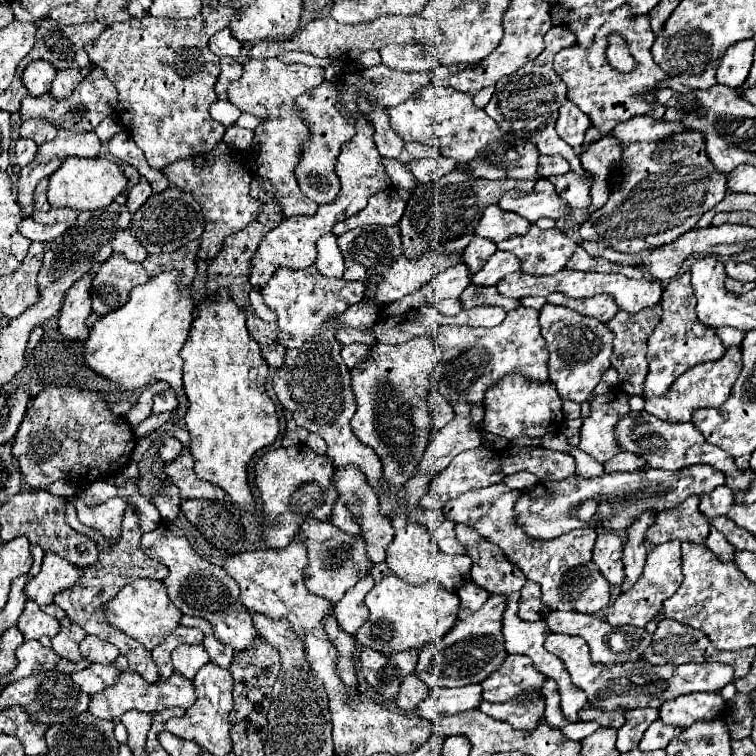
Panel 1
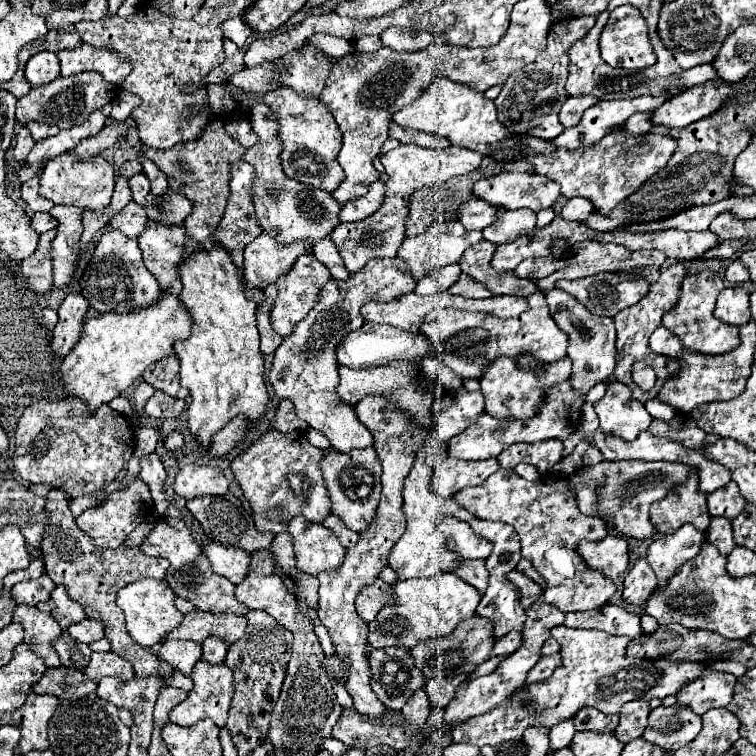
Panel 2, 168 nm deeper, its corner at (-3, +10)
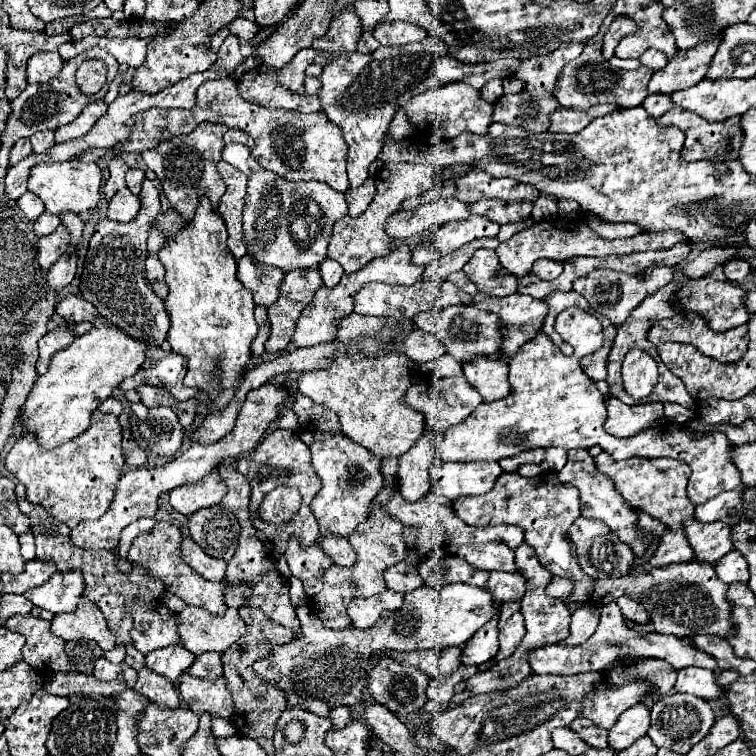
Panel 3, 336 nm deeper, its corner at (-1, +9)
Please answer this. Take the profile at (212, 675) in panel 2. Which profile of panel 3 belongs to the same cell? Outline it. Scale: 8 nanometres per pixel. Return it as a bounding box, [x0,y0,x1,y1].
[178,673,234,717]

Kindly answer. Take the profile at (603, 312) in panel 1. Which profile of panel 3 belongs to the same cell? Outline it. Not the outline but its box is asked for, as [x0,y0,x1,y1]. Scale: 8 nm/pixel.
[572,267,674,327]

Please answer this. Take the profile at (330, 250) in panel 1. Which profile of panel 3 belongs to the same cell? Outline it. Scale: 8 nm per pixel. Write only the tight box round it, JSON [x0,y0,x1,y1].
[318,259,344,287]

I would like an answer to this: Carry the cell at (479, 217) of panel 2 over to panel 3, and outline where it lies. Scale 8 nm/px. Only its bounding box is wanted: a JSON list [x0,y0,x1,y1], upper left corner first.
[388,197,470,239]

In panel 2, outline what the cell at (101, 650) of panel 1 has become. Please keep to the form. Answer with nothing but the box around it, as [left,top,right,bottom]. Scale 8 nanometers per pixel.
[66,618,104,644]

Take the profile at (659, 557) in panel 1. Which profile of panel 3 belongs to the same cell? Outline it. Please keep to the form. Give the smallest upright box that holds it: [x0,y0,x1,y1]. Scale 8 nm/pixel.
[650,533,694,565]

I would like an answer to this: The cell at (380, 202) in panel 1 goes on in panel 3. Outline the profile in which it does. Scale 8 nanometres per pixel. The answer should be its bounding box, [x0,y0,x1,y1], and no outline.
[344,177,376,217]

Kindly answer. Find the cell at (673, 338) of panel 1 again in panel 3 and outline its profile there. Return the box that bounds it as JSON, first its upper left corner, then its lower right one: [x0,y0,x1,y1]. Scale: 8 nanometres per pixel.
[648,313,748,363]

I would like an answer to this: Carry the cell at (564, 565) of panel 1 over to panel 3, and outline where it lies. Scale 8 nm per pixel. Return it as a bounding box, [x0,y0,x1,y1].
[454,471,594,603]

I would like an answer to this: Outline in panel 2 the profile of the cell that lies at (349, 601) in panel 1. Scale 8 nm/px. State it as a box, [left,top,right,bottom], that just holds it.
[356,580,392,624]

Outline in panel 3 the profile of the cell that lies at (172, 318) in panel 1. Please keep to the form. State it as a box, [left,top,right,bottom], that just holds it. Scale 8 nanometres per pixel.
[20,325,152,449]

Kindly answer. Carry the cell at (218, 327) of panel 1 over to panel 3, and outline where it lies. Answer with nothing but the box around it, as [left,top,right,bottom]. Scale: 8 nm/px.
[158,199,258,411]

